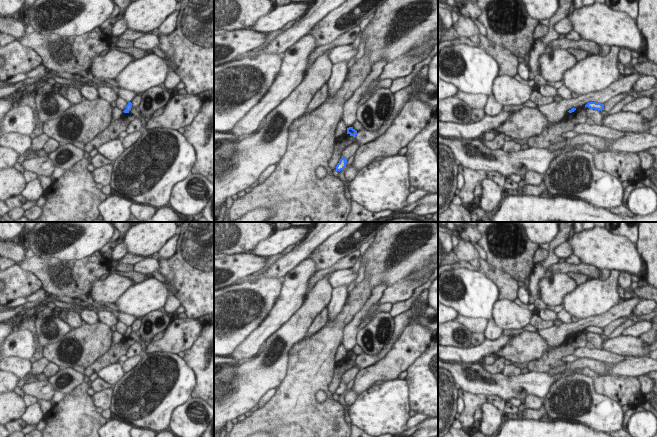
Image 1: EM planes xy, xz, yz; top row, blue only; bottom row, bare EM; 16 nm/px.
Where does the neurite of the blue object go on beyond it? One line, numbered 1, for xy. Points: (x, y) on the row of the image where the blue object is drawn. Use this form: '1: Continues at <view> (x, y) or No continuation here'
1: No continuation here.

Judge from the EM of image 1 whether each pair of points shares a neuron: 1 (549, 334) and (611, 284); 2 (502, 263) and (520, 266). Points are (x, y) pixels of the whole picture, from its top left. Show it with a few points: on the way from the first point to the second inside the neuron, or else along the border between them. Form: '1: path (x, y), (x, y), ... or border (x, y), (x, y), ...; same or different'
1: border (602, 313), (579, 319); different
2: path (506, 263), (516, 263); same

